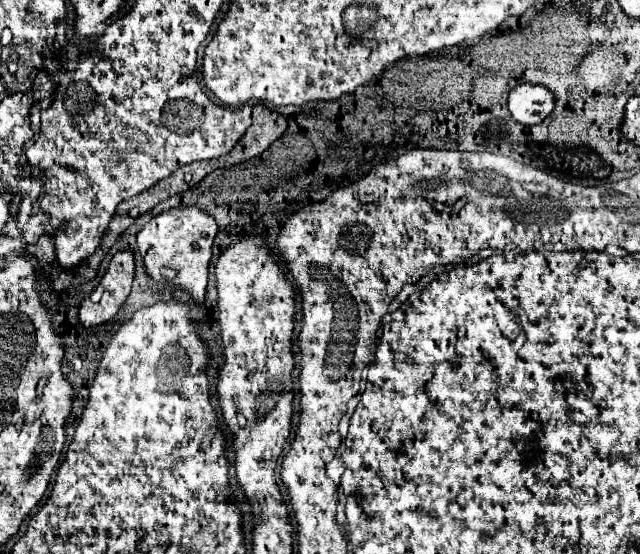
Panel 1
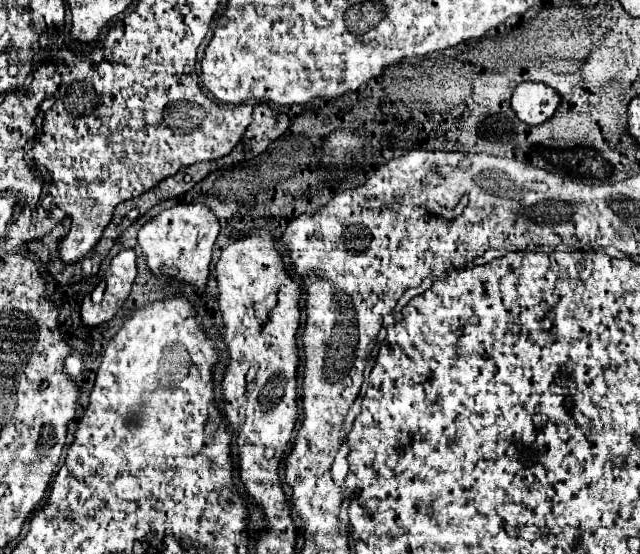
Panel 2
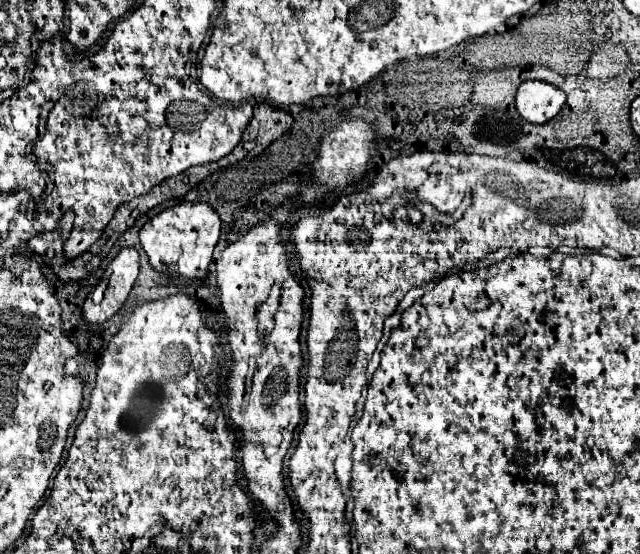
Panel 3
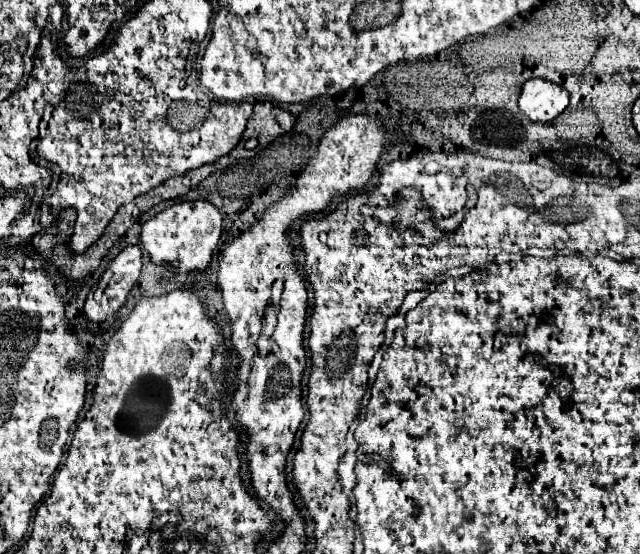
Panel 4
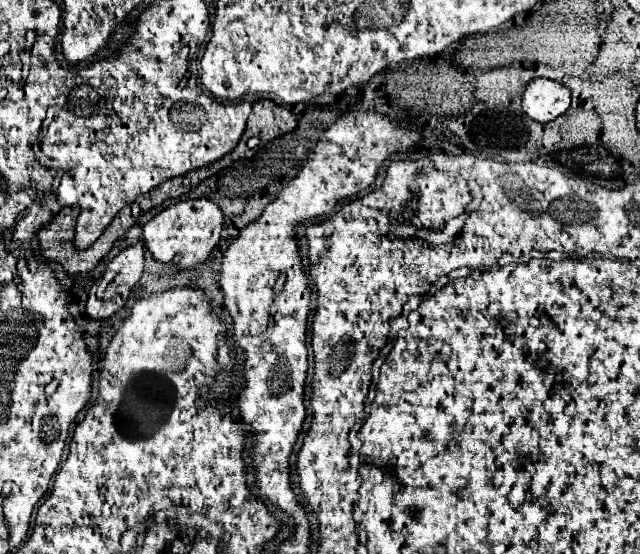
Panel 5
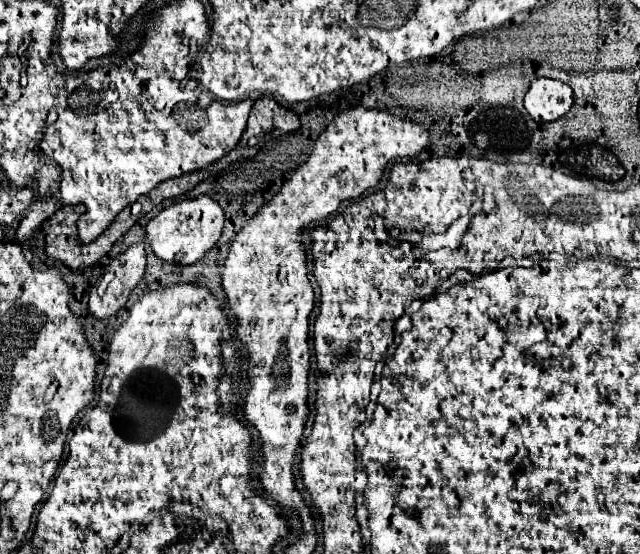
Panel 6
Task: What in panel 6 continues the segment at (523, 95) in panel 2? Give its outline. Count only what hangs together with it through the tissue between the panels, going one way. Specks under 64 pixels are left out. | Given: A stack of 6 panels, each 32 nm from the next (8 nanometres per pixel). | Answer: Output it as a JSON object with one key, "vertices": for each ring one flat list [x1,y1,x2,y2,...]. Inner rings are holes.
{"vertices":[[538,78,530,84,524,108,536,122,554,122,574,104,574,92,568,84,550,78]]}

